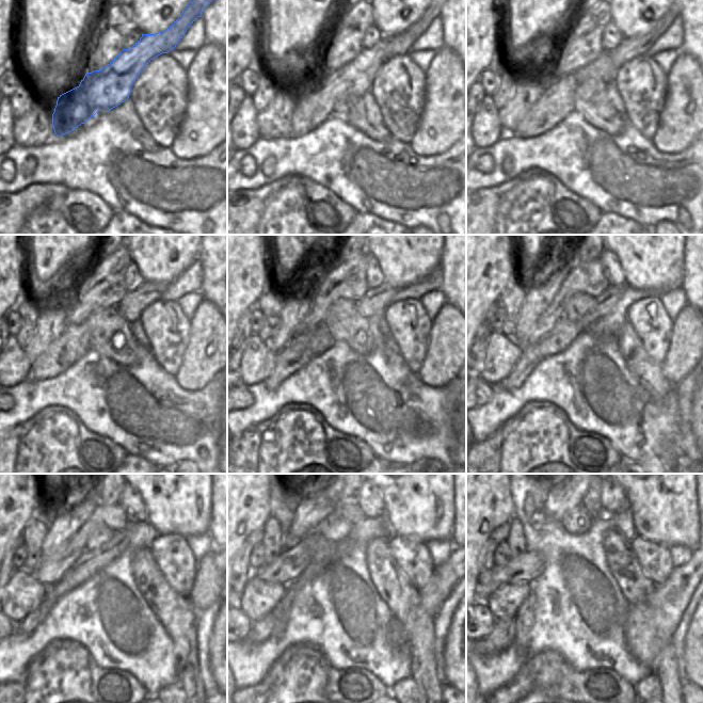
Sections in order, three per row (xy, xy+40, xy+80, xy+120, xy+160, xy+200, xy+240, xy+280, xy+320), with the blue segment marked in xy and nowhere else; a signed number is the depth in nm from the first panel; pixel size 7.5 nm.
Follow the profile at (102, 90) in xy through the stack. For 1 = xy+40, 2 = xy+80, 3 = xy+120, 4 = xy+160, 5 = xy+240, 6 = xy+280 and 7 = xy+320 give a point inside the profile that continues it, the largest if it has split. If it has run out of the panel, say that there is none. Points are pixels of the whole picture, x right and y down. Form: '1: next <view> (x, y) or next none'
1: next xy+40 (317, 102)
2: next xy+80 (557, 100)
3: next xy+120 (75, 341)
4: next xy+160 (302, 347)
5: next xy+240 (89, 563)
6: next xy+280 (322, 550)
7: next xy+320 (502, 635)

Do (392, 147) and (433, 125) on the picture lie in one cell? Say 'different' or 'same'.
different

